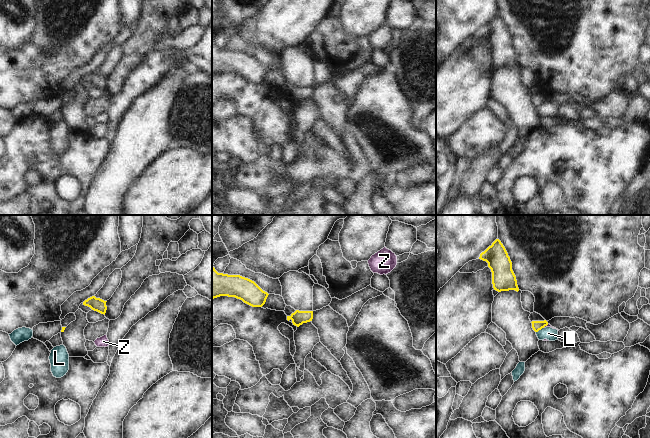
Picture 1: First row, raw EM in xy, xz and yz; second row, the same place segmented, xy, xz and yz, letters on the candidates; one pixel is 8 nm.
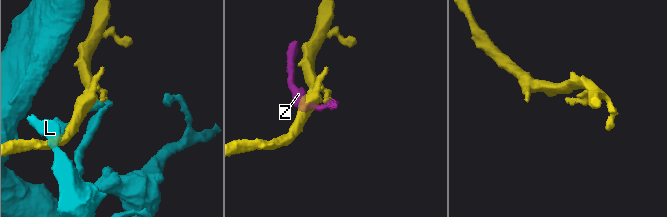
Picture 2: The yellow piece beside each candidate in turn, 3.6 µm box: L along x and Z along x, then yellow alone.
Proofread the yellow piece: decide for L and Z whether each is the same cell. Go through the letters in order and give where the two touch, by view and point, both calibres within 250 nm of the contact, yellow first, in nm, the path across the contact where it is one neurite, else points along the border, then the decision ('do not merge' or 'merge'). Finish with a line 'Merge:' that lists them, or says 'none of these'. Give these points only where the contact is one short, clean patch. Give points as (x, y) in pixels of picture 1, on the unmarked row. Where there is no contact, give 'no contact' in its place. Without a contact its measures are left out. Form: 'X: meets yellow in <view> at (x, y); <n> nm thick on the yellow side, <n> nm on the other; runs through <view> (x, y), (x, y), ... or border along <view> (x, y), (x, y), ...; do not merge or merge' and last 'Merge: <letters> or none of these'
L: meets yellow in yz at (539, 105); 80 nm thick on the yellow side, 100 nm on the other; do not merge
Z: meets yellow in yz at (545, 101); 80 nm thick on the yellow side, 20 nm on the other; border along yz (548, 100), (543, 103); do not merge
Merge: none of these

